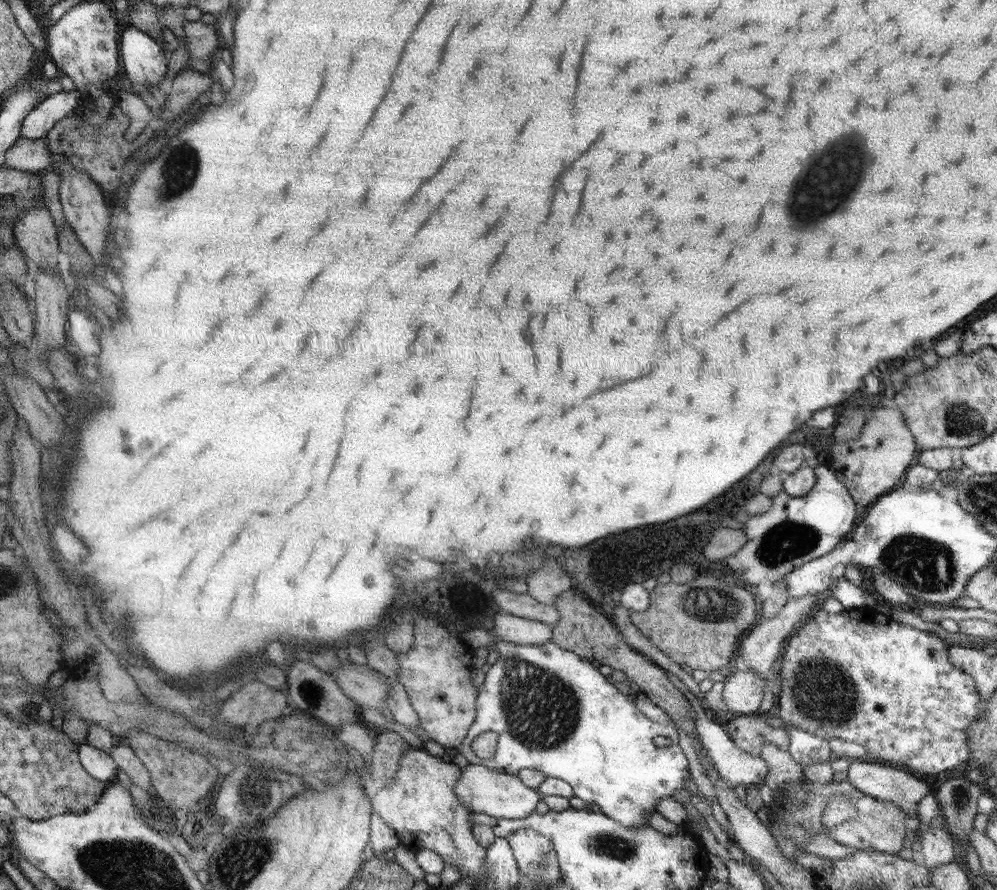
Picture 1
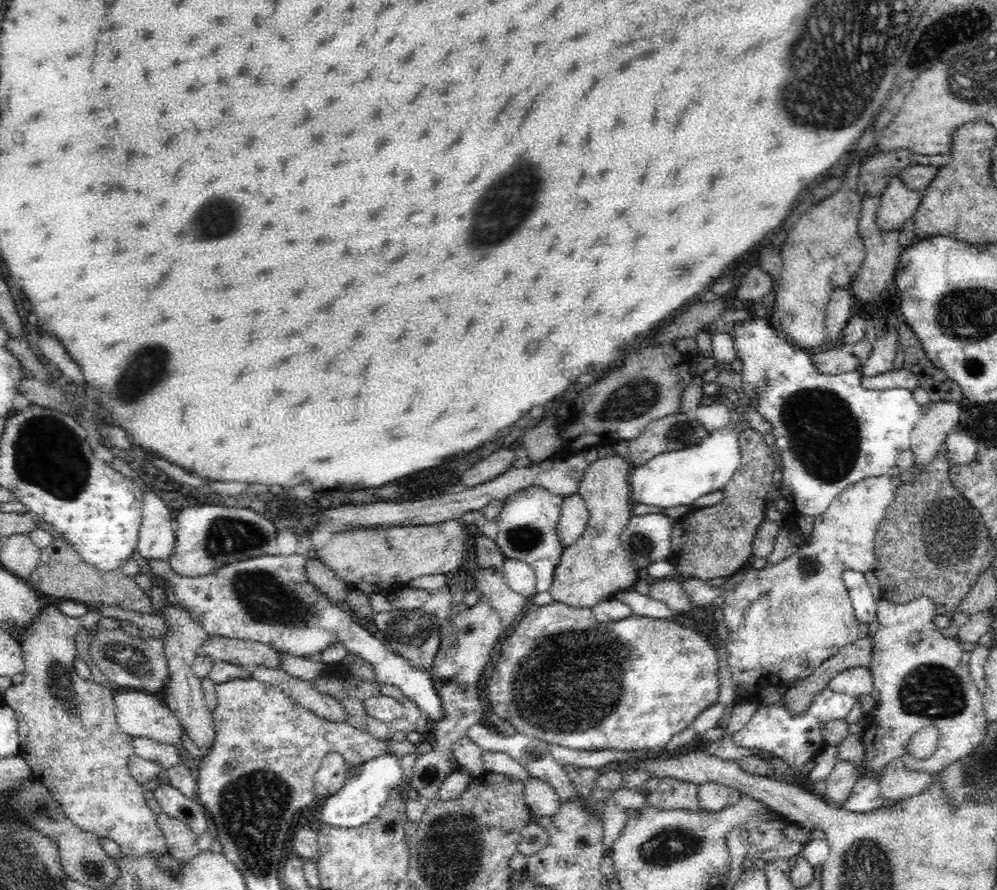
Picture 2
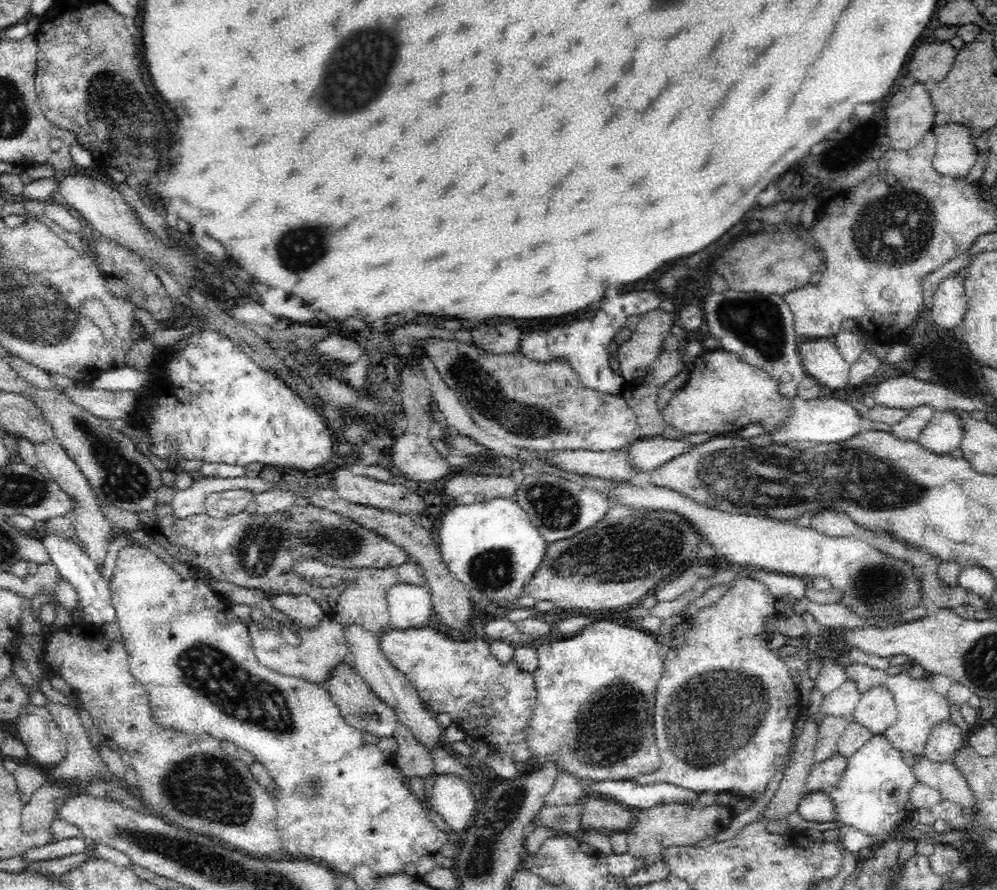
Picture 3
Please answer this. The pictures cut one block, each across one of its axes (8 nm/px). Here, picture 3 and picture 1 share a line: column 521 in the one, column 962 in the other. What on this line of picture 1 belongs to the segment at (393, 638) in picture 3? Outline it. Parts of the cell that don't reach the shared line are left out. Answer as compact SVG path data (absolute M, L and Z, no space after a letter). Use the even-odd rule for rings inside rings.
M857 608L857 610L843 610L843 614L829 614L825 610L815 610L813 618L809 622L805 622L799 630L795 630L795 634L787 640L783 658L781 658L781 692L779 692L779 700L777 700L777 708L775 708L775 716L779 716L783 722L787 722L791 728L809 732L813 736L819 736L823 740L827 738L839 738L845 742L855 742L855 744L863 744L867 746L867 760L869 762L887 762L887 766L907 766L907 770L919 772L919 774L937 774L941 770L955 770L957 764L967 762L971 756L969 752L969 740L967 740L967 732L971 730L971 724L975 722L975 718L979 716L981 704L979 704L979 696L973 684L973 678L969 674L965 674L961 668L955 668L949 662L949 646L951 642L939 640L939 636L929 634L929 632L921 632L915 630L907 624L899 624L893 618L885 618L879 612L875 612L873 608Z

